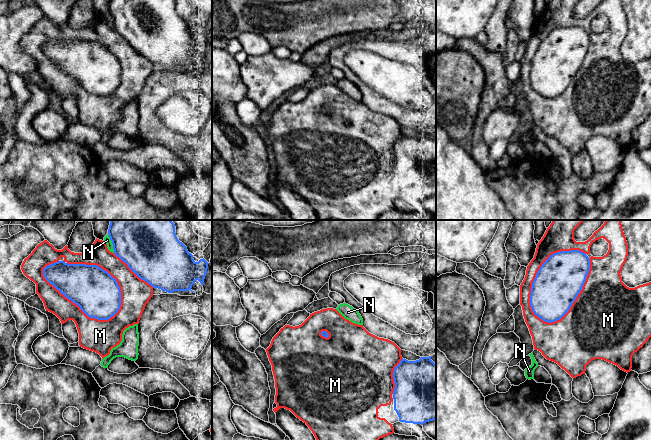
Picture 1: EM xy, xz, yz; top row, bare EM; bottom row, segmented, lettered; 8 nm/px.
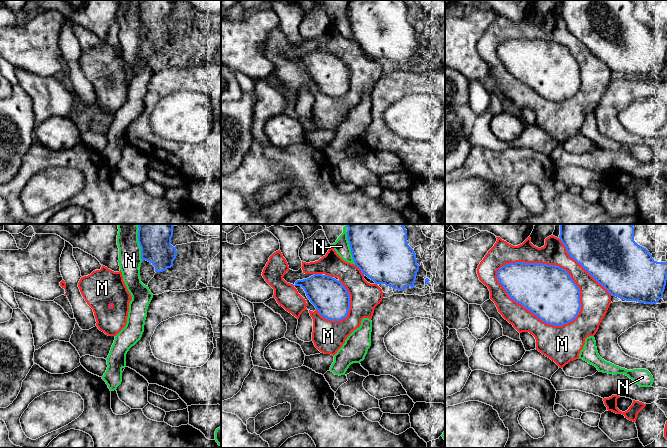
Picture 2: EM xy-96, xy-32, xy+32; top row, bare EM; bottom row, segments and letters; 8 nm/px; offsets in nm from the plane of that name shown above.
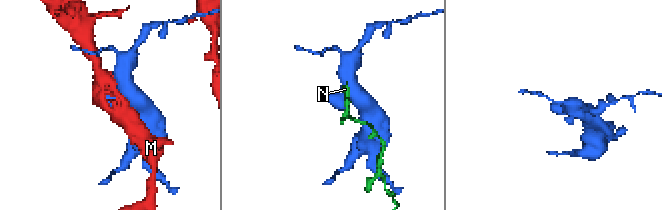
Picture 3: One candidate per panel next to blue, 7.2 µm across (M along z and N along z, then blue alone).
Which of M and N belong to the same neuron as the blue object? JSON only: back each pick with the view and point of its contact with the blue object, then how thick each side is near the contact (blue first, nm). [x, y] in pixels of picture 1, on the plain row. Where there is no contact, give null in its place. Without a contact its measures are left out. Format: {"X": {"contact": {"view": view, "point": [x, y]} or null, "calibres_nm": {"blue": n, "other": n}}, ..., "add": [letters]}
{"add": []}

